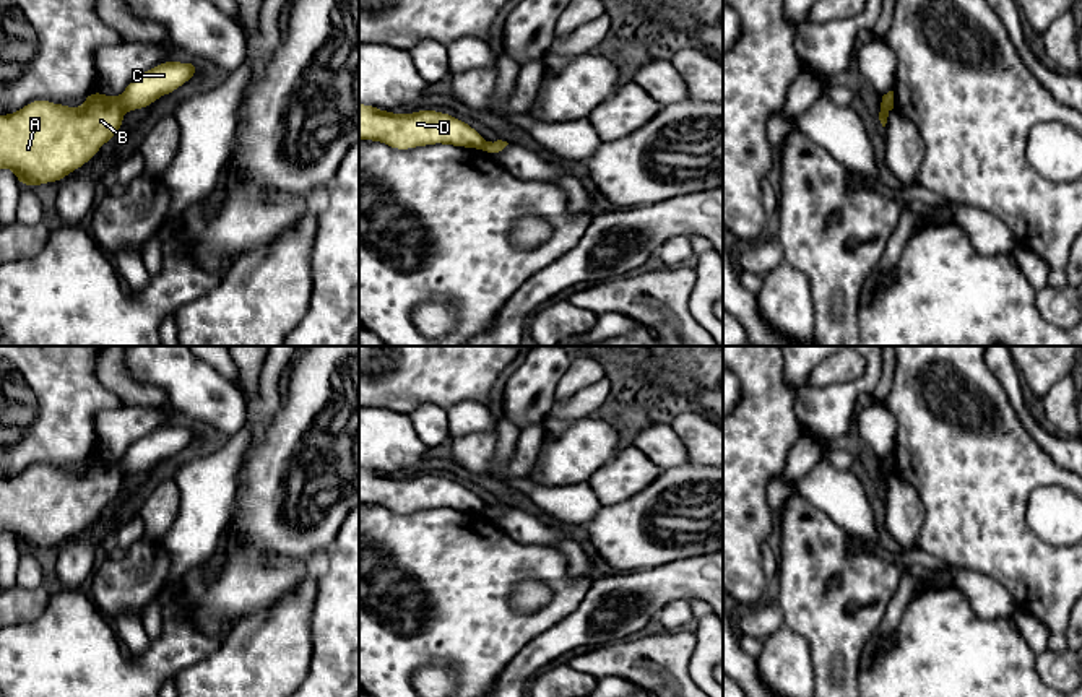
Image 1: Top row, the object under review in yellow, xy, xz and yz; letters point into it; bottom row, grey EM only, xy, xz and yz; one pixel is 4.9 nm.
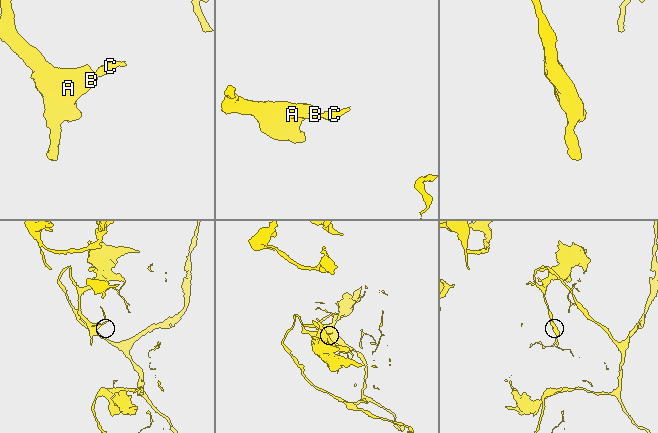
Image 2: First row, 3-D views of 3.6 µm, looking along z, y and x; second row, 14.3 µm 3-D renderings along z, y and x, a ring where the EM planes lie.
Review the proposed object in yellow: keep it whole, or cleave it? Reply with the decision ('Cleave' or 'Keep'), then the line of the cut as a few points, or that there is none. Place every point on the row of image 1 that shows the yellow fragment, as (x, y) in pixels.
Cleave. Split along xy (116, 98), (124, 109)

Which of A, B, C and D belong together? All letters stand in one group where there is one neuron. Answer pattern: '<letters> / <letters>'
A B D / C

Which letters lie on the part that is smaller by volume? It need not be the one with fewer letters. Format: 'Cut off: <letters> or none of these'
Cut off: C

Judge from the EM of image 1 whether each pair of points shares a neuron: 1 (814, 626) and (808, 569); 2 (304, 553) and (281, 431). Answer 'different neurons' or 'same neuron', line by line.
1: same neuron
2: same neuron

